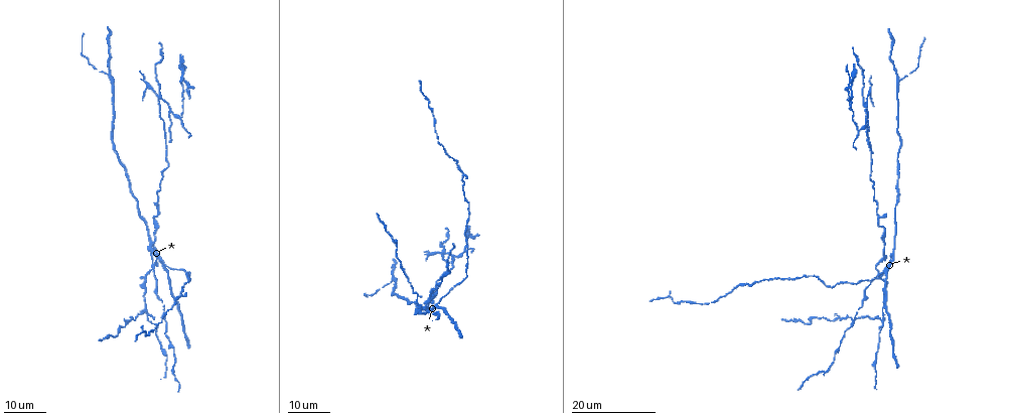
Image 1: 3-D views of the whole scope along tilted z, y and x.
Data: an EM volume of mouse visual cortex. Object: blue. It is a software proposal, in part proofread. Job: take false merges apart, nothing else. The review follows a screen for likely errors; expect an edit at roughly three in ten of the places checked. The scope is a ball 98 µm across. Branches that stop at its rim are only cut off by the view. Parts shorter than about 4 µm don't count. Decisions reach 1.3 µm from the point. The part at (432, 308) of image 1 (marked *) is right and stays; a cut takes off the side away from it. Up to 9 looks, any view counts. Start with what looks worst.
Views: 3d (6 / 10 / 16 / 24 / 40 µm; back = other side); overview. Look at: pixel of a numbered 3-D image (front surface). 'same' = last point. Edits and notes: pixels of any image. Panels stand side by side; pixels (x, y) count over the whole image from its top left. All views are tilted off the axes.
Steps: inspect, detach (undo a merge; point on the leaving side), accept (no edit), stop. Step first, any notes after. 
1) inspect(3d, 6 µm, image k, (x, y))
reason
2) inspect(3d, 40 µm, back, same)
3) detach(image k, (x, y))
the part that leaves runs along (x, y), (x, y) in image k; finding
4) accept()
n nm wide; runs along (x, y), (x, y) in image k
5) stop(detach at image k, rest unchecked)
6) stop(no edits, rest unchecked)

inspect(3d, 24 µm, image 1, (866, 104))
four-way junction

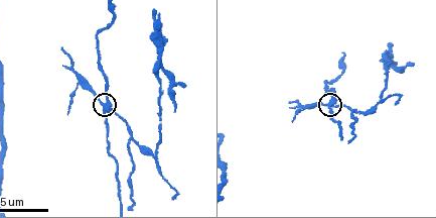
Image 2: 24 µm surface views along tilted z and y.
inspect(3d, 10 µm, image 2, (333, 103))

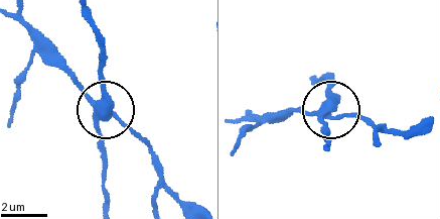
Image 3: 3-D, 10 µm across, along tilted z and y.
detach(image 3, (77, 81))
370 nm wide; the part that leaves runs along (103, 107), (141, 139), (164, 185), (193, 204) in image 3; a second neuron is stuck on

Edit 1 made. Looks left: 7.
inspect(3d, 16 µm, image 1, (153, 267))
four or more arms meet

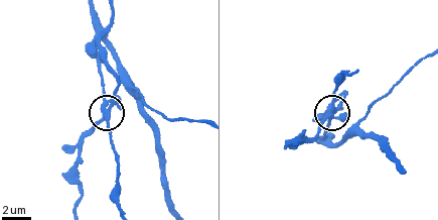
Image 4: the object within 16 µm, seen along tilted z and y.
inspect(3d, 10 µm, image 4, (109, 110))
closer look

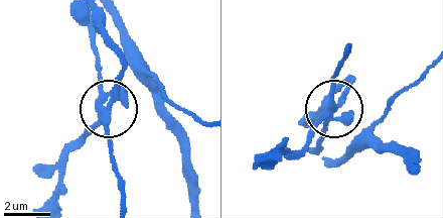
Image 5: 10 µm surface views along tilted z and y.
inspect(3d, 6 µm, image 5, (334, 108))

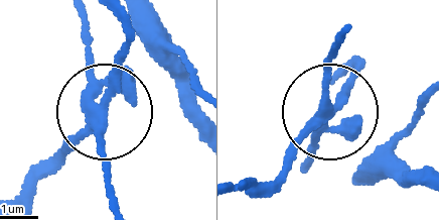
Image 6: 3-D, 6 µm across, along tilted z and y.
accept()
5 arms; runs along (79, 18), (102, 115), (36, 174) in image 6; continuous, no second neuron

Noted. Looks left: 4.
inspect(3d, 24 µm, image 1, (418, 310))
small branch off a trunk

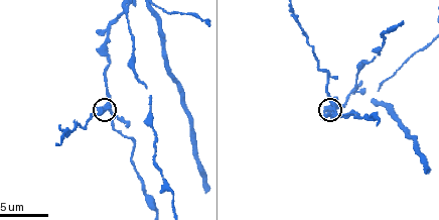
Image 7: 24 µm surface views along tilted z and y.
inspect(3d, 10 µm, image 7, (336, 108))

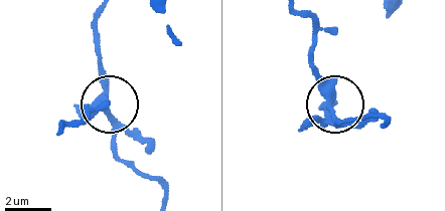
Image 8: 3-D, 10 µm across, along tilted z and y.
detach(image 8, (326, 90))
300 nm wide; two neurons meet here

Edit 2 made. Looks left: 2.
stop(detach at image 3, detach at image 8, rest unchecked)

